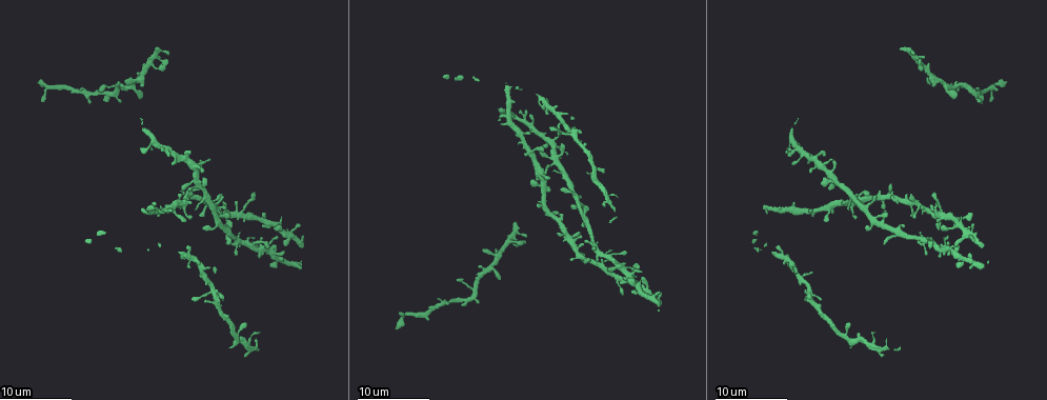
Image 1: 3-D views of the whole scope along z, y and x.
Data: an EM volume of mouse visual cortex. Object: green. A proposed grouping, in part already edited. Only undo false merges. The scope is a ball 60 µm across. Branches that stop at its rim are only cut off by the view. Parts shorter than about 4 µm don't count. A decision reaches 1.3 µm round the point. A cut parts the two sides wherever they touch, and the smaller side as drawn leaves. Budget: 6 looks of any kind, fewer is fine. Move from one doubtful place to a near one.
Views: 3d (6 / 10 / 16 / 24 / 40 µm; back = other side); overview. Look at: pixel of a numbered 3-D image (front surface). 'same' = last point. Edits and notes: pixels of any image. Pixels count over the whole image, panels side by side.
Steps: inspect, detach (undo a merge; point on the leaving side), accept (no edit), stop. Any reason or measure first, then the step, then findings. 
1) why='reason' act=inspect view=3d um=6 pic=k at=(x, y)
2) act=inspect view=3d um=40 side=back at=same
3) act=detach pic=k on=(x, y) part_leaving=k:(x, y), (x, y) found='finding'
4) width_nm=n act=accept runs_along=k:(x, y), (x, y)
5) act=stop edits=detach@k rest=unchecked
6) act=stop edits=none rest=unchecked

act=inspect view=3d um=16 pic=1 at=(625, 274)

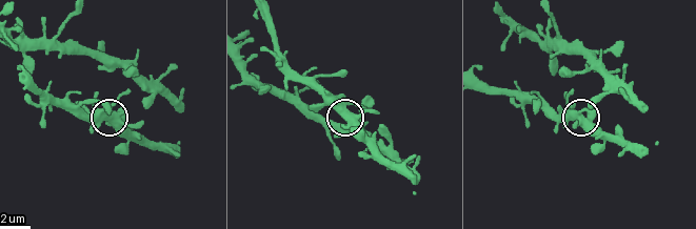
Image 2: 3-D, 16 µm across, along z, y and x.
width_nm=540 act=accept runs_along=2:(519, 23), (587, 59), (568, 104), (608, 141) found='all the same cell'

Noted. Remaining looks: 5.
why='four arms meet' act=inspect view=3d um=10 pic=1 at=(600, 264)

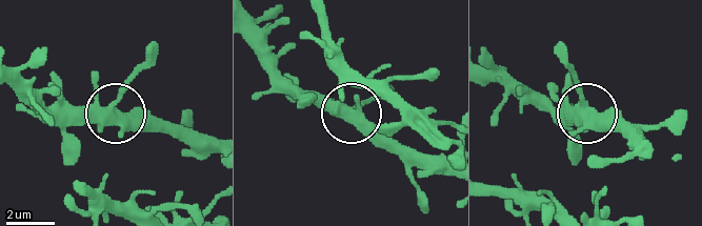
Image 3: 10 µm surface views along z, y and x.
arms=4 act=accept found='all the same cell'

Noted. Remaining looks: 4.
act=inspect view=3d um=10 pic=1 at=(895, 196)

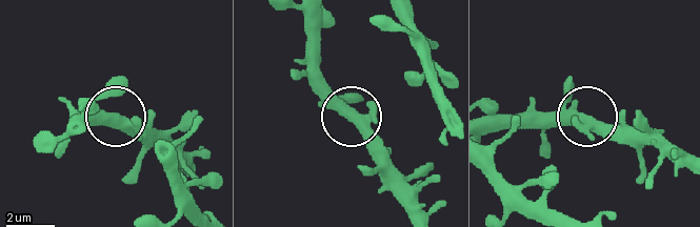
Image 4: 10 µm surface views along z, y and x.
why='closer look' act=inspect view=3d um=6 pic=4 at=(361, 114)

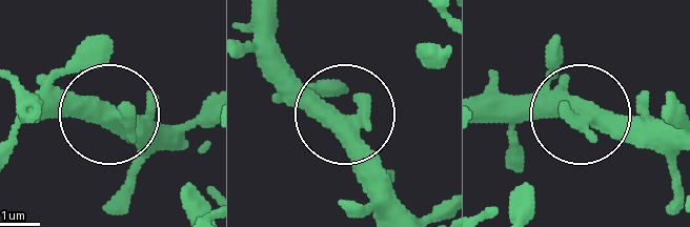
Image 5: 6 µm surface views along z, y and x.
arms=3 act=accept runs_along=5:(100, 114), (177, 124) found='all the same cell'

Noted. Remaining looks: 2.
act=stop edits=none rest=unchecked

